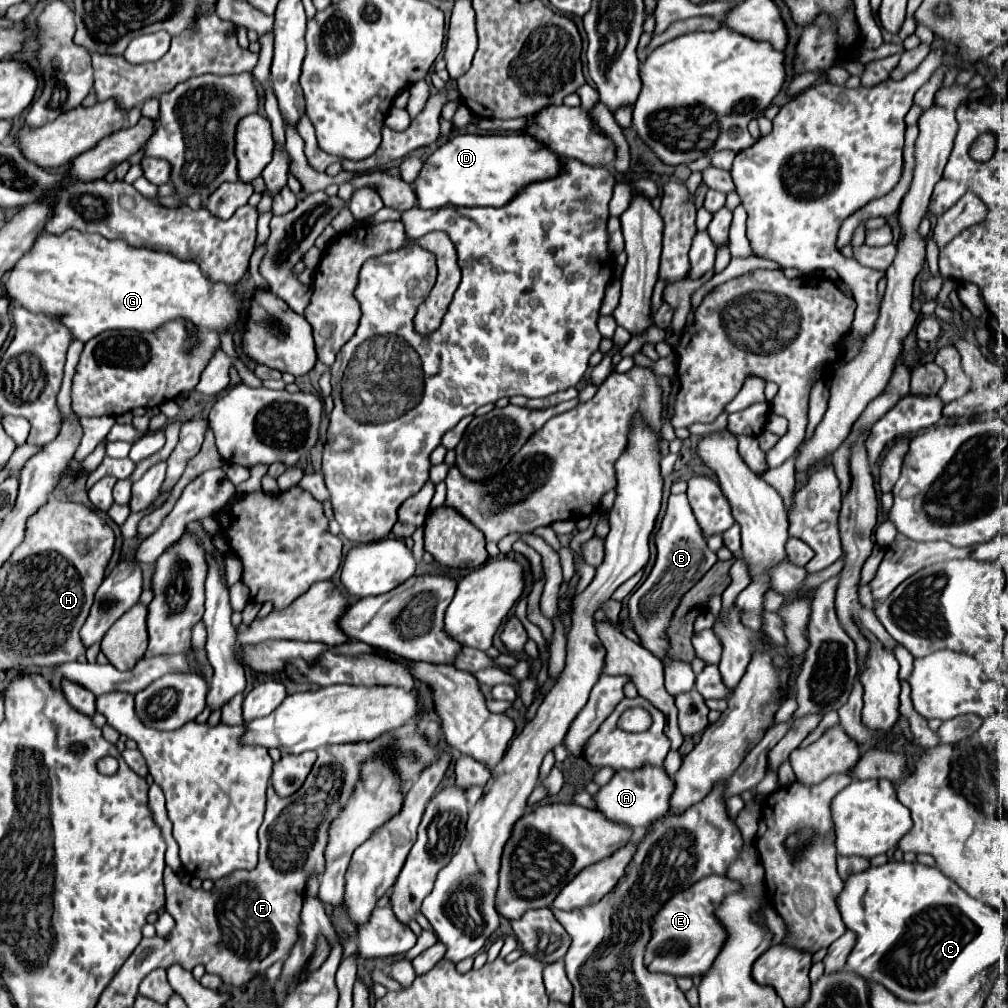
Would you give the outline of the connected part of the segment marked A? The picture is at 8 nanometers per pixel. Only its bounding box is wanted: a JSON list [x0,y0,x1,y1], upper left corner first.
[594,767,672,831]

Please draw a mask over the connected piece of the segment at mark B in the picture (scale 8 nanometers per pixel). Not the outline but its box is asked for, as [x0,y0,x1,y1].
[628,493,718,695]

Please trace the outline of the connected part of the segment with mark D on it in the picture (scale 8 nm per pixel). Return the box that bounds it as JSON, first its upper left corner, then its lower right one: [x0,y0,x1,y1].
[416,133,562,209]

